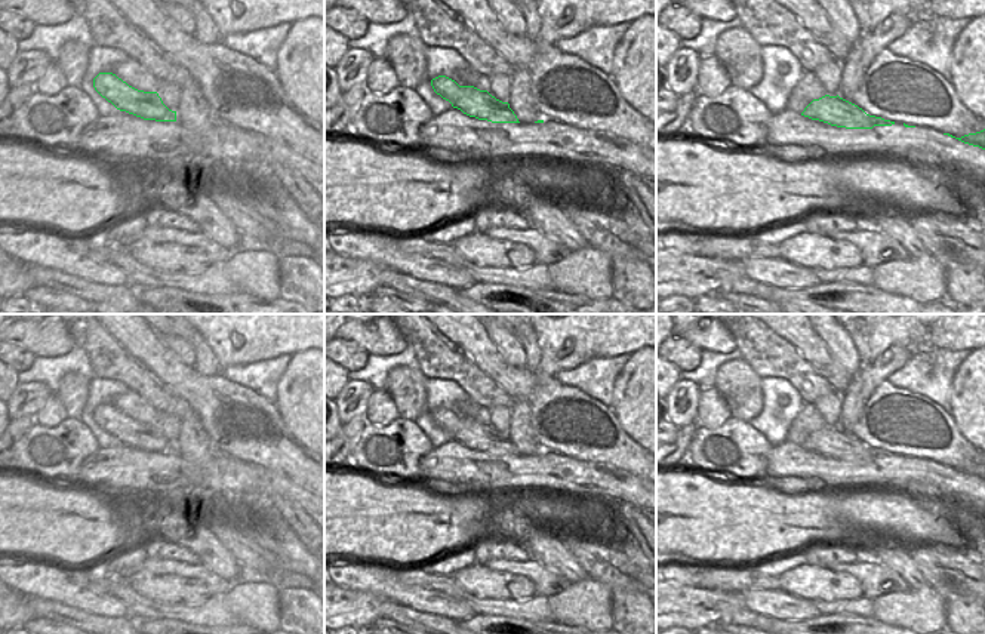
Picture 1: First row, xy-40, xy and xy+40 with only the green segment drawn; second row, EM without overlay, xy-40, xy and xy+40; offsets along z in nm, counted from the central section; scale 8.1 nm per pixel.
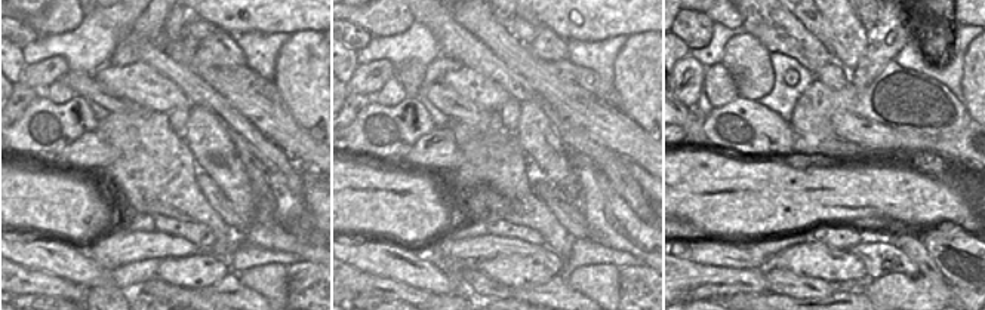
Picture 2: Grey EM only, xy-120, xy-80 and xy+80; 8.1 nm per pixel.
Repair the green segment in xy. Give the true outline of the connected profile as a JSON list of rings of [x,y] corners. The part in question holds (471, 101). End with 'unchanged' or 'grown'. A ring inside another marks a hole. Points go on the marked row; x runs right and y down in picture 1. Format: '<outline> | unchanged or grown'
[[[446,76],[433,79],[431,86],[453,108],[461,110],[470,117],[492,123],[520,123],[510,104],[496,99],[487,90],[480,90],[474,86],[459,86]]] | unchanged

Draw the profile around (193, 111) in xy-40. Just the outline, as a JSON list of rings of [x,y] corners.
[[[193,79],[181,89],[181,101],[176,108],[176,121],[187,129],[212,129],[213,111],[207,104],[200,84]]]

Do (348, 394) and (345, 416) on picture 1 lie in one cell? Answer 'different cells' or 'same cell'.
same cell

